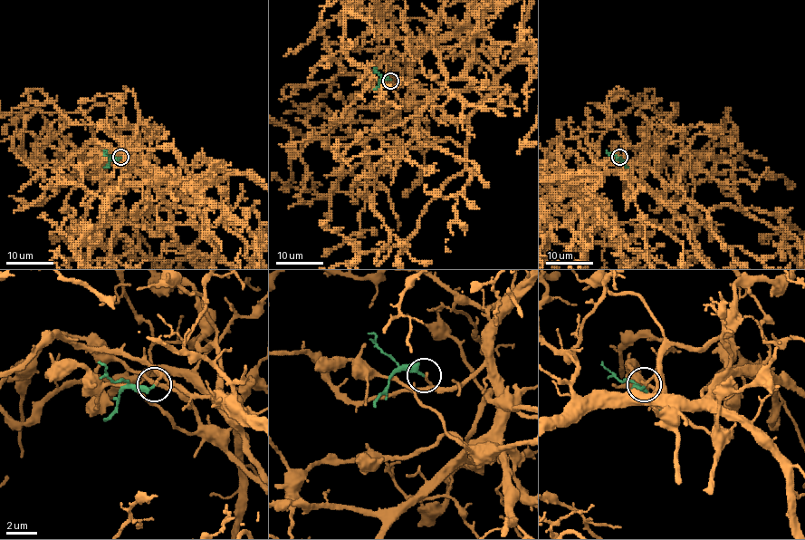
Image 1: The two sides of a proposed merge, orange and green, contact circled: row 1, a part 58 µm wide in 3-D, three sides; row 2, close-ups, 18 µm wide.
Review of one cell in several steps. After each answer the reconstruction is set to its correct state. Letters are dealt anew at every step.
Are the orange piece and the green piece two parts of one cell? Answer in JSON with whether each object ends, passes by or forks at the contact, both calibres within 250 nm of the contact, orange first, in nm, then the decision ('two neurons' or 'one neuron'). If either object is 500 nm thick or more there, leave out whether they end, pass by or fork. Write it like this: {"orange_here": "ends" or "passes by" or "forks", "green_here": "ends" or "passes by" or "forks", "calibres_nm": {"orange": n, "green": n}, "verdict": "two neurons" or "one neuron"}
{"orange_here": "passes by", "green_here": "ends", "calibres_nm": {"orange": 130, "green": 280}, "verdict": "one neuron"}

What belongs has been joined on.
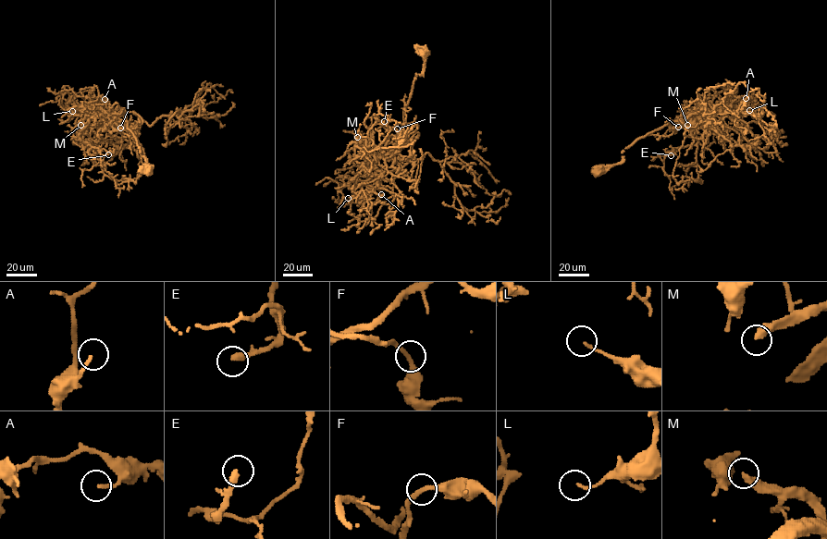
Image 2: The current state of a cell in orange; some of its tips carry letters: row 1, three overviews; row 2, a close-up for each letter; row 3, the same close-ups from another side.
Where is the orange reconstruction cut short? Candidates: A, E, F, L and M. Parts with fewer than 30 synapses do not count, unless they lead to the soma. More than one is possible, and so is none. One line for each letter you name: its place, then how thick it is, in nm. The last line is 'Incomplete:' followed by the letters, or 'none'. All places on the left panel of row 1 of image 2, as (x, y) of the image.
M: at (80, 125); 320 nm thick
Incomplete: M

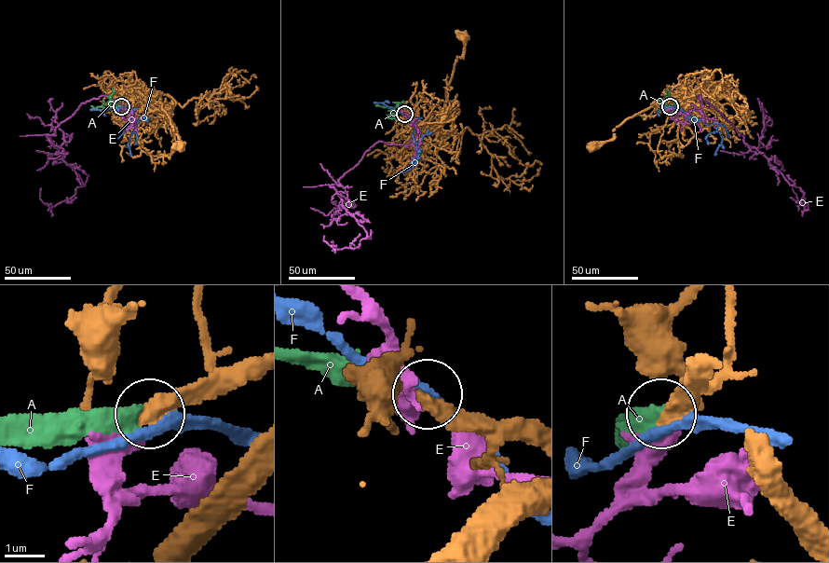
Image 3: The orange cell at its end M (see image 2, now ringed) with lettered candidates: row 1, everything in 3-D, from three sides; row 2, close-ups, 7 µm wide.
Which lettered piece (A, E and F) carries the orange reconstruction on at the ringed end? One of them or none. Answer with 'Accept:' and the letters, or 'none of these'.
Accept: A

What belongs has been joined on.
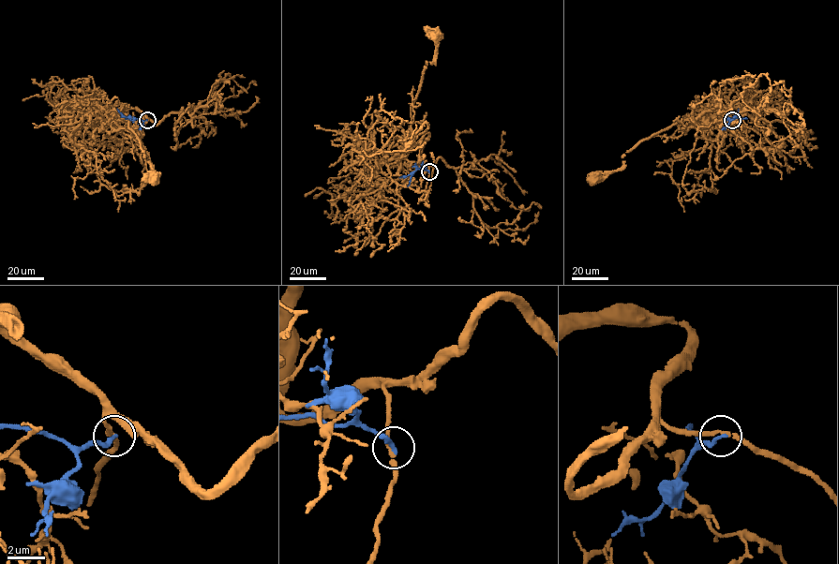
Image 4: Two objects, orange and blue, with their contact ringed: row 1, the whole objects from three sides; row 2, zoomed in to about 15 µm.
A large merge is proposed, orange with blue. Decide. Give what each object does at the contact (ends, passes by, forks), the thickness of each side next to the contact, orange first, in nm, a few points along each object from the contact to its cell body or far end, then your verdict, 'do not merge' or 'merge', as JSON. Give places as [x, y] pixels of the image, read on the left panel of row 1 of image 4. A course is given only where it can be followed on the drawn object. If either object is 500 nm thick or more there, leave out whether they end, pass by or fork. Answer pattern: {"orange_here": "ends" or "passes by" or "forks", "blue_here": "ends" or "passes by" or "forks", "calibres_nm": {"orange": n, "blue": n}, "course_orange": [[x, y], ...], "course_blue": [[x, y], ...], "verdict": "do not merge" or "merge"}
{"orange_here": "passes by", "blue_here": "ends", "calibres_nm": {"orange": 200, "blue": 220}, "course_orange": [[147, 119], [134, 109], [122, 111], [116, 117], [128, 120], [128, 127], [156, 173], [155, 178], [153, 176]], "course_blue": [[147, 120], [124, 116], [117, 109]], "verdict": "do not merge"}

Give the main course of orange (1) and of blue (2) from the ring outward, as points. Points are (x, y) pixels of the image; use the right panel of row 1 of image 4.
1: (732, 119), (726, 117), (730, 109), (713, 117), (675, 122), (641, 140), (617, 170), (593, 176)
2: (732, 120), (729, 119), (736, 116), (738, 109)

